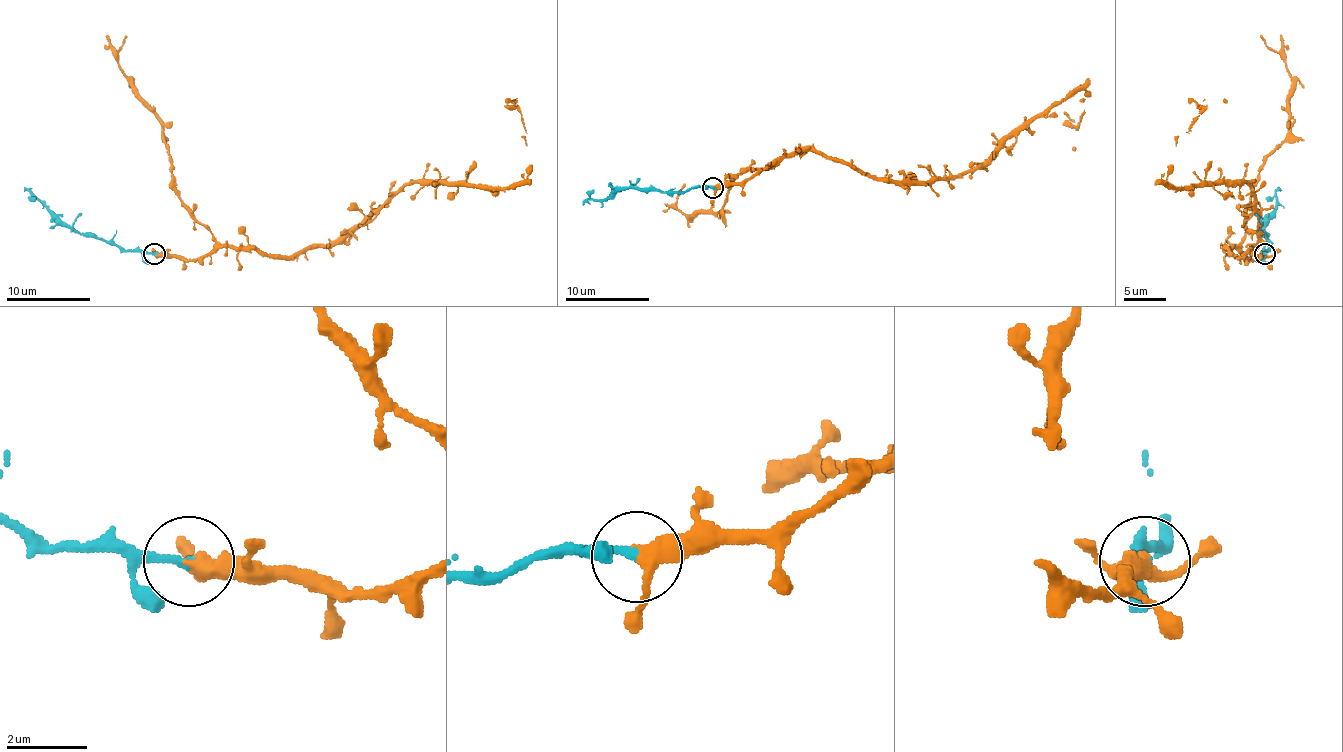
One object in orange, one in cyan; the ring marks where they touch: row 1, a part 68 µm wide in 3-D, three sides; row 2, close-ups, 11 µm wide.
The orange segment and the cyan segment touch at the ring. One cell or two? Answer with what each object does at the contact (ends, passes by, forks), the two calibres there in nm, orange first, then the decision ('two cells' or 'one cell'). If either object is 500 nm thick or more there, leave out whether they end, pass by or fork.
orange passes by; cyan ends there; 360 nm thick on the orange side, 260 nm on the other; one cell

